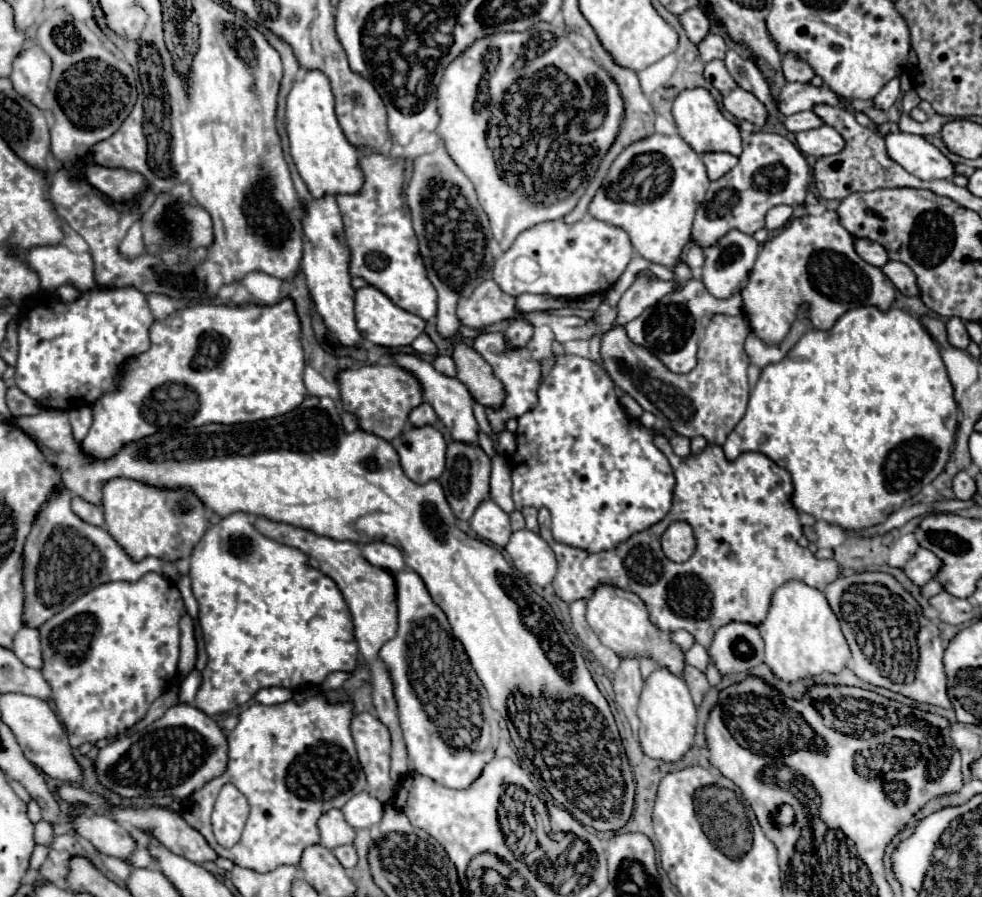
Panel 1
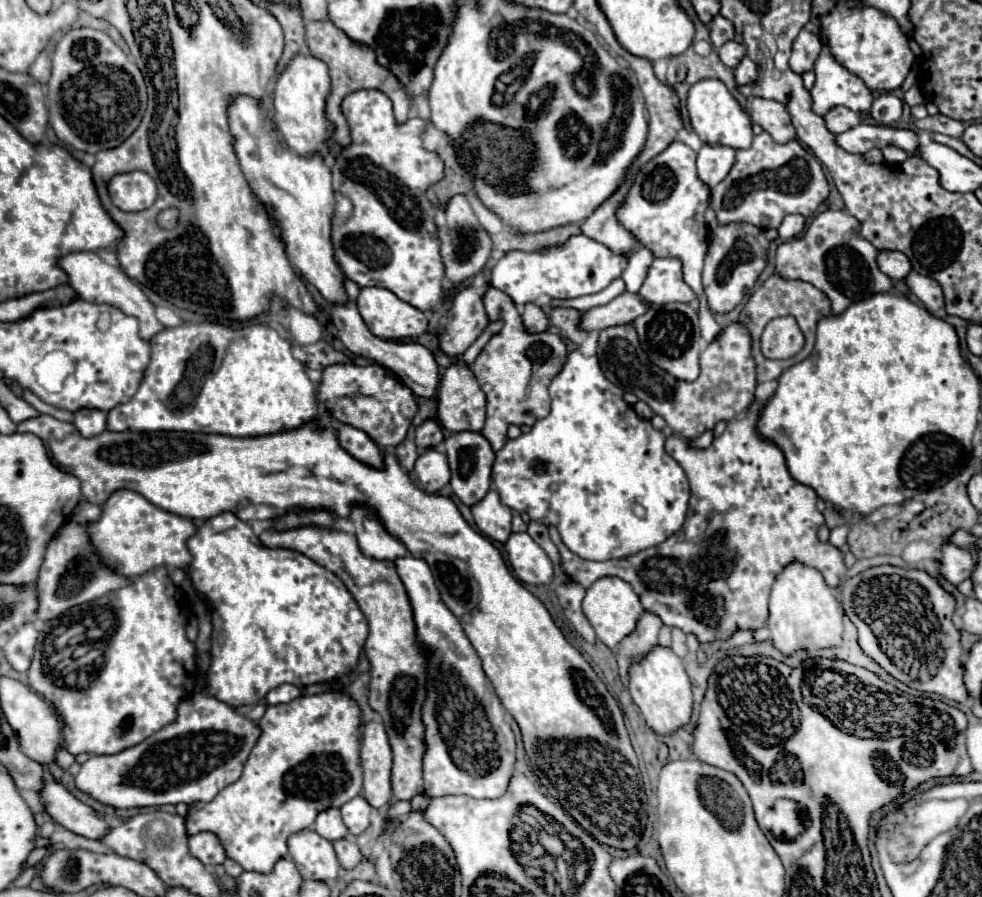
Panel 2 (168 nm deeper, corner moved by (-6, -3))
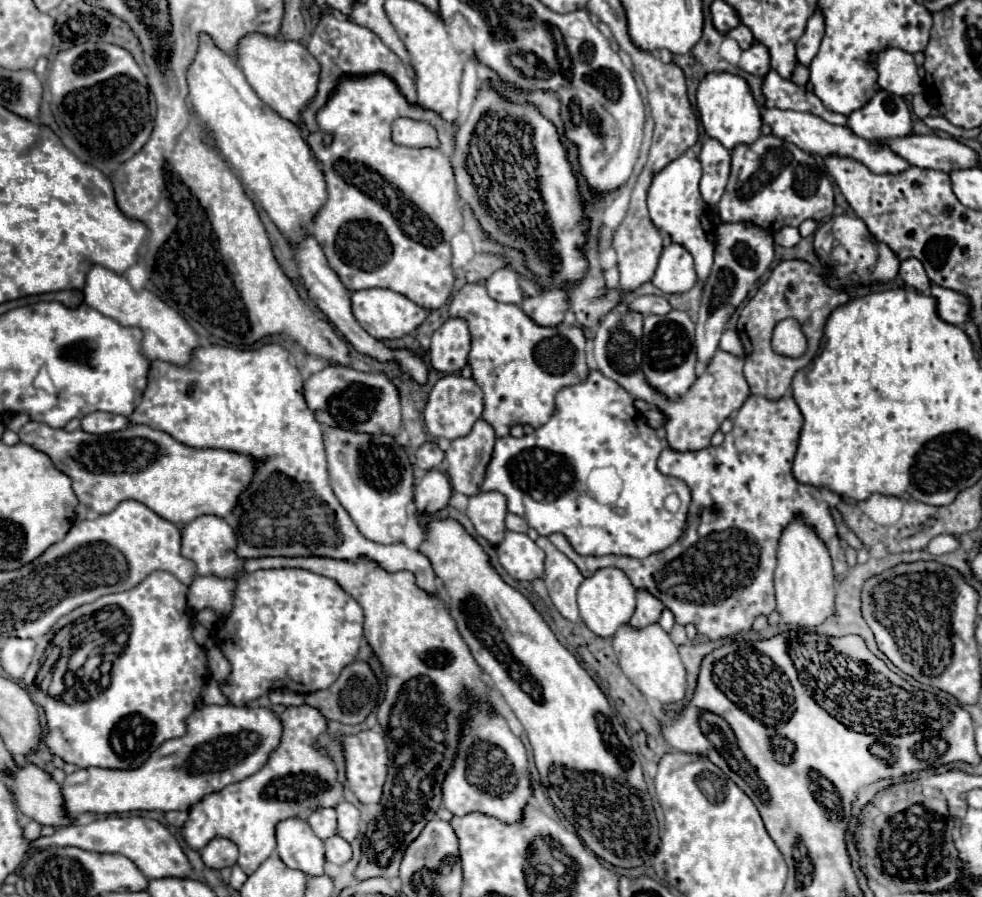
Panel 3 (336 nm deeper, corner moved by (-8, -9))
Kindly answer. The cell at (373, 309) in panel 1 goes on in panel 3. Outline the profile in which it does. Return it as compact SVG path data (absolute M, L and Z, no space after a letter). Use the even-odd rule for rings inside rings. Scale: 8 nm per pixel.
M367 288L367 290L357 290L351 294L351 310L357 322L377 340L393 340L401 338L409 332L413 332L417 326L423 324L427 318L427 310L405 298L403 294L397 294L393 290L383 290L383 288Z

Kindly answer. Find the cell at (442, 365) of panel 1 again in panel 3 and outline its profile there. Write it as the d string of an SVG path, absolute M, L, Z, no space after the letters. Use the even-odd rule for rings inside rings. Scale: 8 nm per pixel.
M451 374L451 376L443 376L433 386L433 390L429 394L429 402L427 402L425 412L423 412L423 418L425 418L427 434L431 434L435 438L455 440L455 438L469 434L475 420L481 418L481 412L483 412L483 392L475 384L475 380Z

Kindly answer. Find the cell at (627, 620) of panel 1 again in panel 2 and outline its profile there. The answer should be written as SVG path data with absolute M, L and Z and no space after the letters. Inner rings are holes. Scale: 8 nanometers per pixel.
M599 578L591 588L587 588L587 596L583 600L583 612L591 626L597 632L597 638L611 650L635 630L635 622L639 622L639 614L643 614L643 606L633 588L621 578Z

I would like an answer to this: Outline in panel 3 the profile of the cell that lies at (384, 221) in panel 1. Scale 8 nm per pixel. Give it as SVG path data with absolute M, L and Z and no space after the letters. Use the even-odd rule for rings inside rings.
M377 72L377 74L369 74L369 76L341 76L341 78L339 78L339 80L337 80L337 86L335 86L335 90L333 90L333 94L331 94L331 96L329 96L329 100L327 100L327 102L325 102L325 106L323 106L323 108L319 108L319 110L317 110L317 116L315 116L315 118L317 118L317 124L319 124L319 130L317 130L317 132L313 132L313 134L309 134L309 138L307 138L307 142L309 142L309 148L311 148L311 152L313 152L313 156L315 156L315 158L317 158L317 162L321 162L321 172L323 172L323 176L325 176L325 182L327 182L327 202L325 202L325 204L323 204L323 206L321 206L321 210L319 210L319 212L317 212L317 214L315 214L315 218L313 218L313 224L311 224L311 234L313 234L313 236L315 236L315 238L317 238L317 242L319 242L319 244L321 244L321 248L323 248L323 252L325 252L325 256L327 256L327 262L329 262L329 266L331 266L331 268L333 268L333 270L335 270L335 272L337 272L337 276L339 276L339 280L341 280L341 282L343 282L343 284L345 284L345 288L349 288L349 290L351 290L351 292L355 292L355 290L363 290L363 288L387 288L387 290L393 290L393 292L399 292L399 294L403 294L403 296L407 296L407 298L409 298L409 300L413 300L413 302L415 302L415 304L419 304L419 306L423 306L423 308L427 308L427 310L435 310L435 308L441 308L441 306L443 306L443 305L444 305L444 304L446 304L446 303L447 303L447 301L448 301L448 300L449 300L449 299L450 299L450 298L451 298L451 296L453 296L453 295L454 295L454 294L455 294L455 293L456 293L456 292L458 292L458 291L459 291L459 290L455 290L455 285L454 285L454 283L455 283L455 273L454 273L454 271L453 271L453 262L452 262L452 260L453 260L453 253L452 253L452 248L451 248L451 244L458 244L458 243L451 243L451 240L453 240L453 239L454 239L454 238L455 238L455 237L456 237L456 236L458 236L458 237L459 237L459 236L465 236L465 238L466 238L466 233L464 233L464 231L463 231L463 204L461 204L461 200L459 200L459 198L457 198L457 190L455 190L455 178L453 178L453 168L451 168L451 144L453 144L453 140L451 140L451 124L449 124L449 122L445 122L445 120L443 120L443 118L441 118L441 116L439 116L439 114L437 114L437 112L433 112L433 110L427 110L427 108L421 108L421 106L419 106L419 104L411 104L411 102L407 102L407 98L405 98L405 96L403 96L403 94L401 94L401 90L399 90L399 88L397 88L397 84L395 84L395 82L393 82L393 80L391 80L391 78L389 78L389 76L387 76L387 74L381 74L381 72ZM401 116L405 116L405 118L413 118L413 120L425 120L425 122L429 122L429 124L431 124L431 126L433 126L433 128L435 128L435 130L437 130L437 134L439 134L439 140L441 140L441 146L439 146L439 148L423 148L423 150L411 150L411 148L405 148L405 146L397 146L397 144L395 144L395 142L393 142L393 140L391 140L391 124L393 124L393 120L397 120L397 118L401 118ZM325 134L333 134L333 142L331 142L331 146L327 146L327 148L325 148L325 146L323 146L323 144L321 144L321 140L323 140L323 136L325 136Z

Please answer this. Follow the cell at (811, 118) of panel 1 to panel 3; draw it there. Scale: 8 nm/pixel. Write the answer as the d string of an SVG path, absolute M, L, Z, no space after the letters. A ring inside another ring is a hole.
M877 90L865 108L849 114L847 126L867 140L891 140L913 134L913 122L905 98Z

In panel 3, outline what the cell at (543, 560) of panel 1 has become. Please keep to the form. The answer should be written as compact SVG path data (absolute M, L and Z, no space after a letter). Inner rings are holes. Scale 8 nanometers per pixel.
M505 532L501 544L497 544L499 564L515 580L535 580L543 576L545 552L527 536L519 532Z

